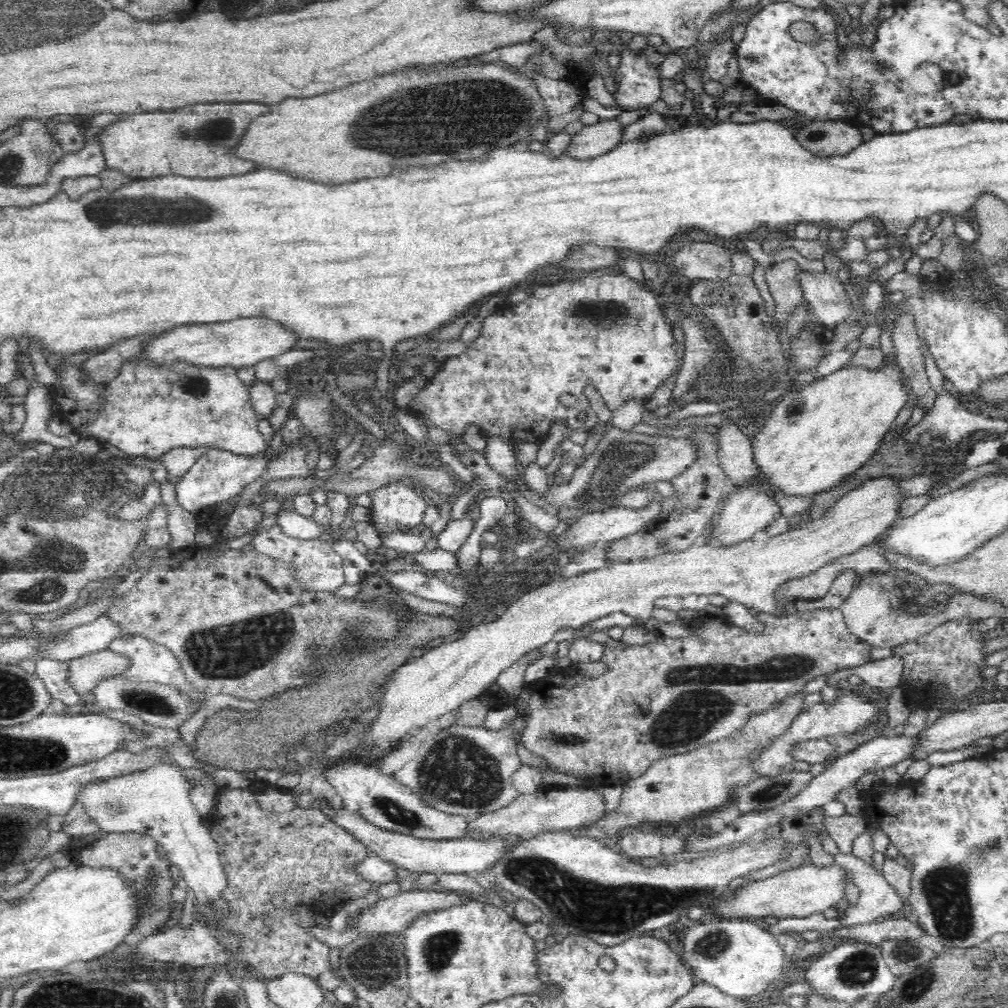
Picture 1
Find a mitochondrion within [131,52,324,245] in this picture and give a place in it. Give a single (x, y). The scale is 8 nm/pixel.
(219, 130)

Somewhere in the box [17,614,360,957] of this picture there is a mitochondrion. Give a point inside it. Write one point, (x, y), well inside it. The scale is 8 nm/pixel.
(141, 701)

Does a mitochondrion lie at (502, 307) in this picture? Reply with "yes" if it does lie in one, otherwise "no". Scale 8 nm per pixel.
no

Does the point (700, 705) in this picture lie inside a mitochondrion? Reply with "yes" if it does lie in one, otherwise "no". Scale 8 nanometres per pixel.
yes

